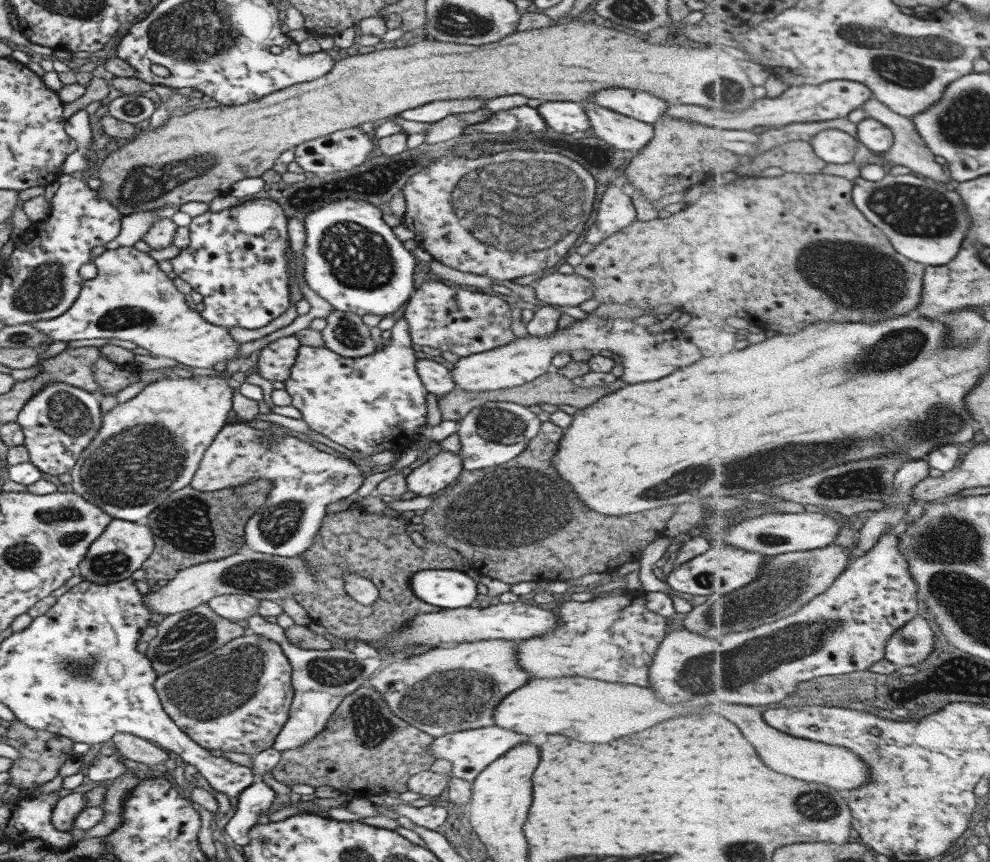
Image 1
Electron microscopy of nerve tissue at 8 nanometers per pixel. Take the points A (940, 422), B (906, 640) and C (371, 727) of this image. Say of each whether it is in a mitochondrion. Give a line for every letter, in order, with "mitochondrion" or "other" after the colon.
A: mitochondrion
B: mitochondrion
C: mitochondrion

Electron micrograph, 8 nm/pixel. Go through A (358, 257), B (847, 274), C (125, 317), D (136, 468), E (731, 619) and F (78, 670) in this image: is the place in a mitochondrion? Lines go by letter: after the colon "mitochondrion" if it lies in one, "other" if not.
A: mitochondrion
B: mitochondrion
C: mitochondrion
D: mitochondrion
E: mitochondrion
F: mitochondrion

